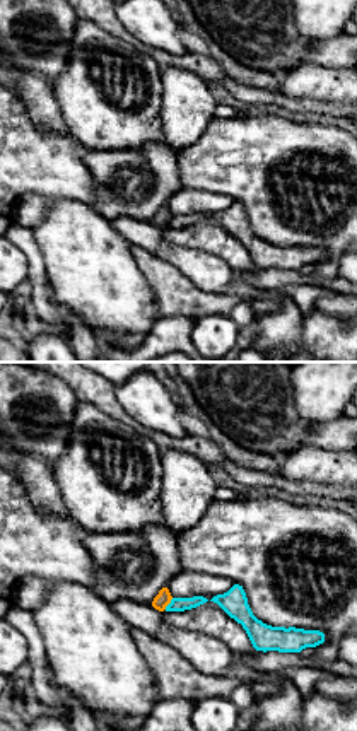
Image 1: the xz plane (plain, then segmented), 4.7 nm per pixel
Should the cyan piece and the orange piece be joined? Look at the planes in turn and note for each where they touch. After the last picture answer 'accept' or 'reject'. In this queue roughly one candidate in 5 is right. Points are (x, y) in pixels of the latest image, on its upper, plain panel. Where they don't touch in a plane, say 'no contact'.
meets cyan at (169, 221)

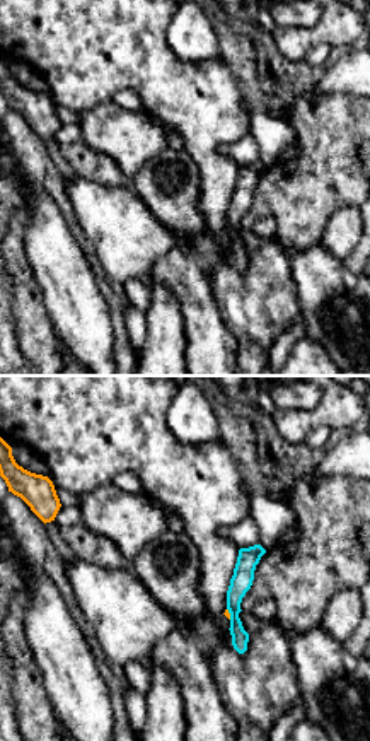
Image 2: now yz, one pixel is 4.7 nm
meets cyan at (229, 229)

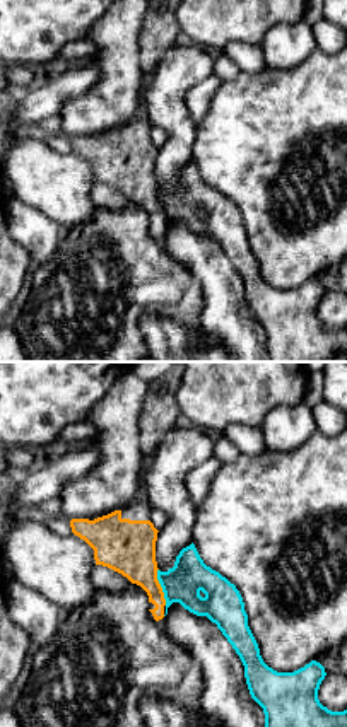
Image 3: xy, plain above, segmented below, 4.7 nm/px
meets cyan at (161, 203)

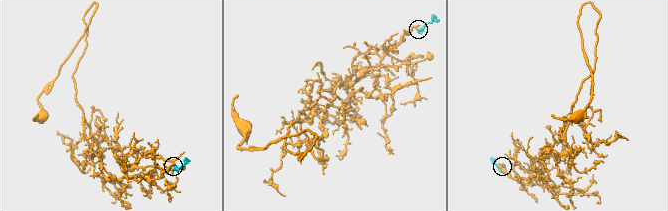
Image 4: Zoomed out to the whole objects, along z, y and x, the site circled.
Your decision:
reject

